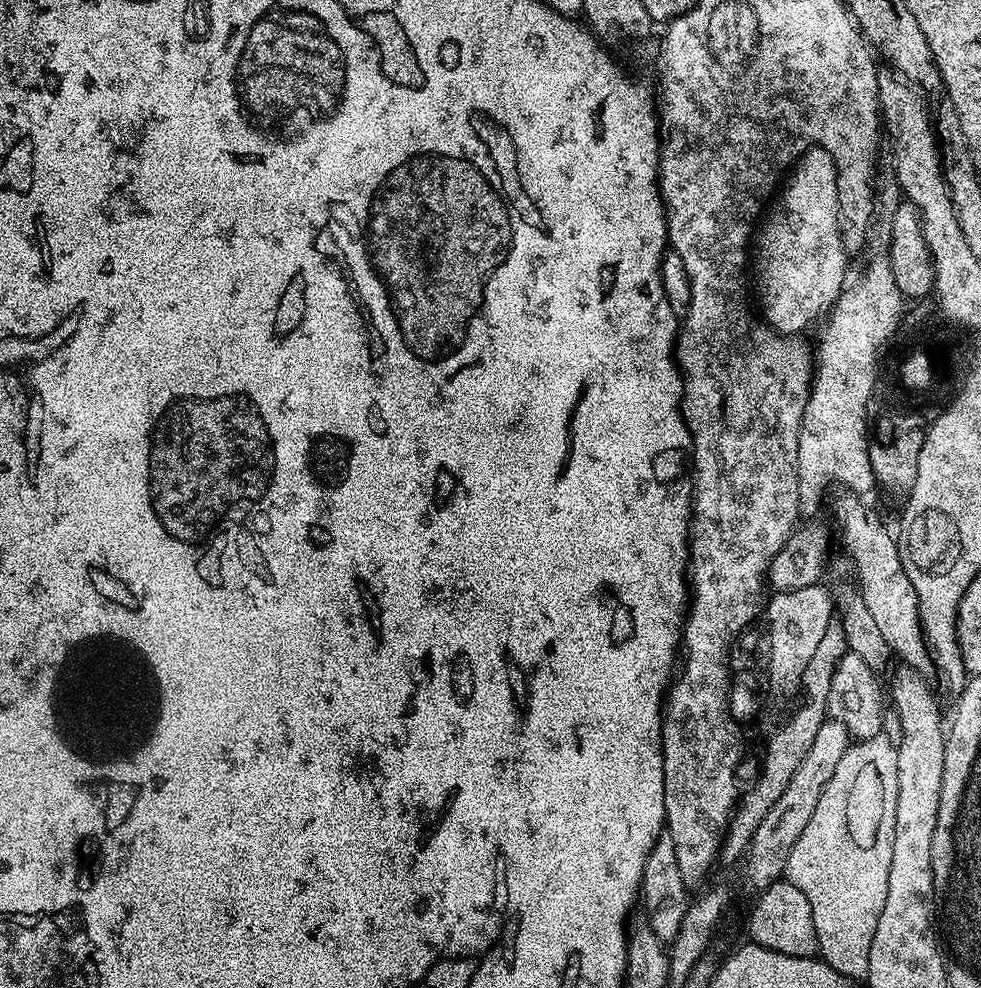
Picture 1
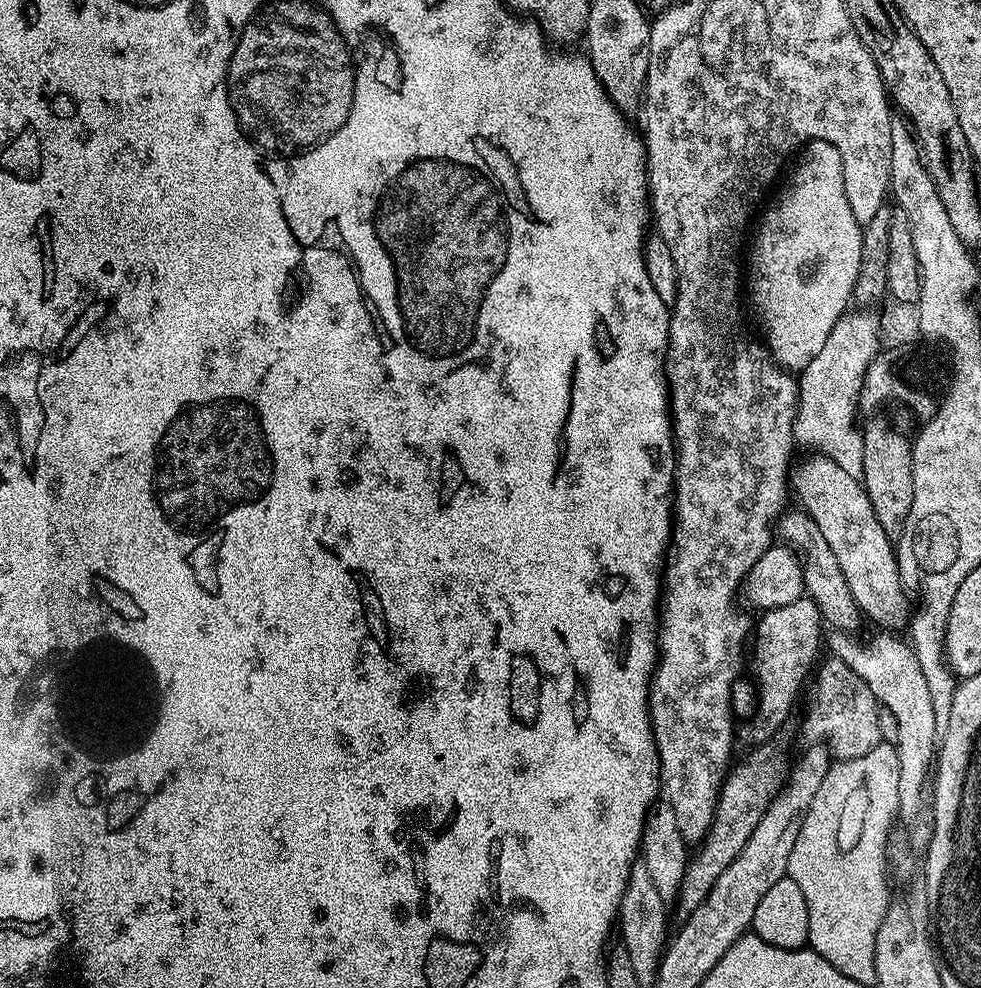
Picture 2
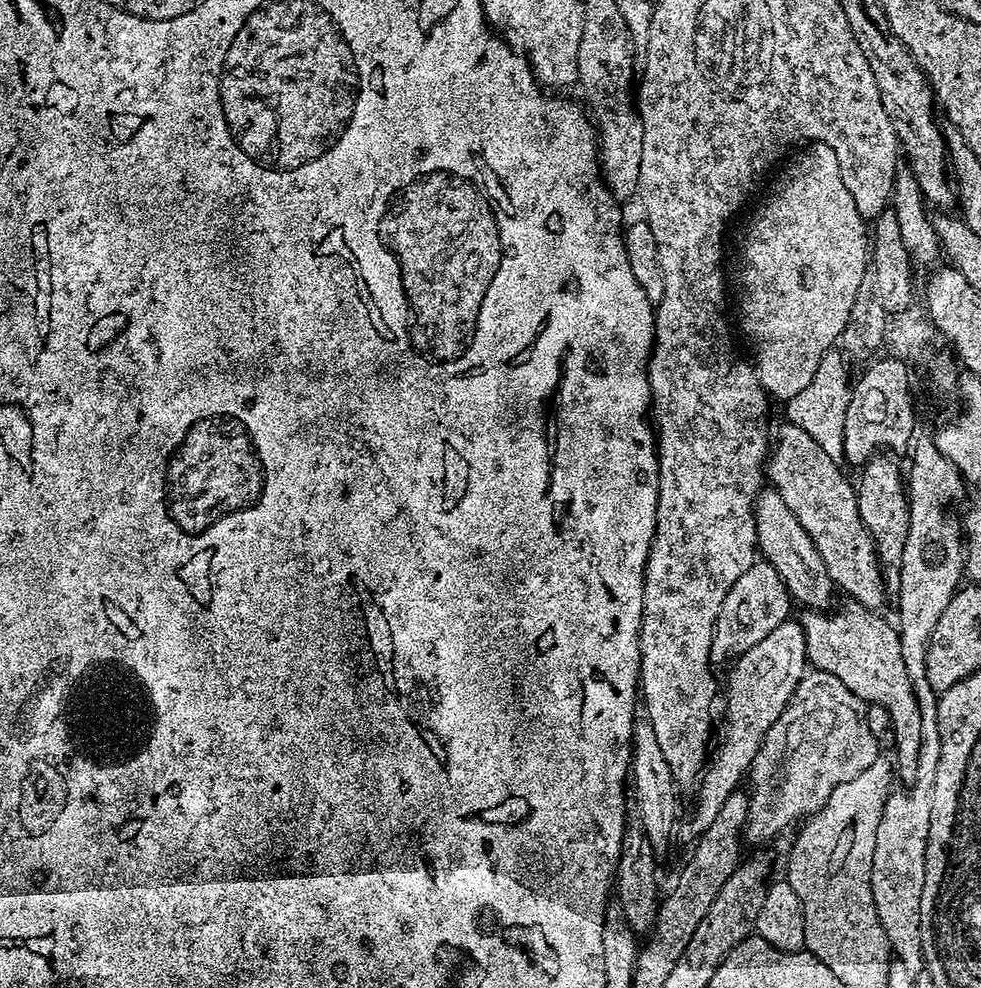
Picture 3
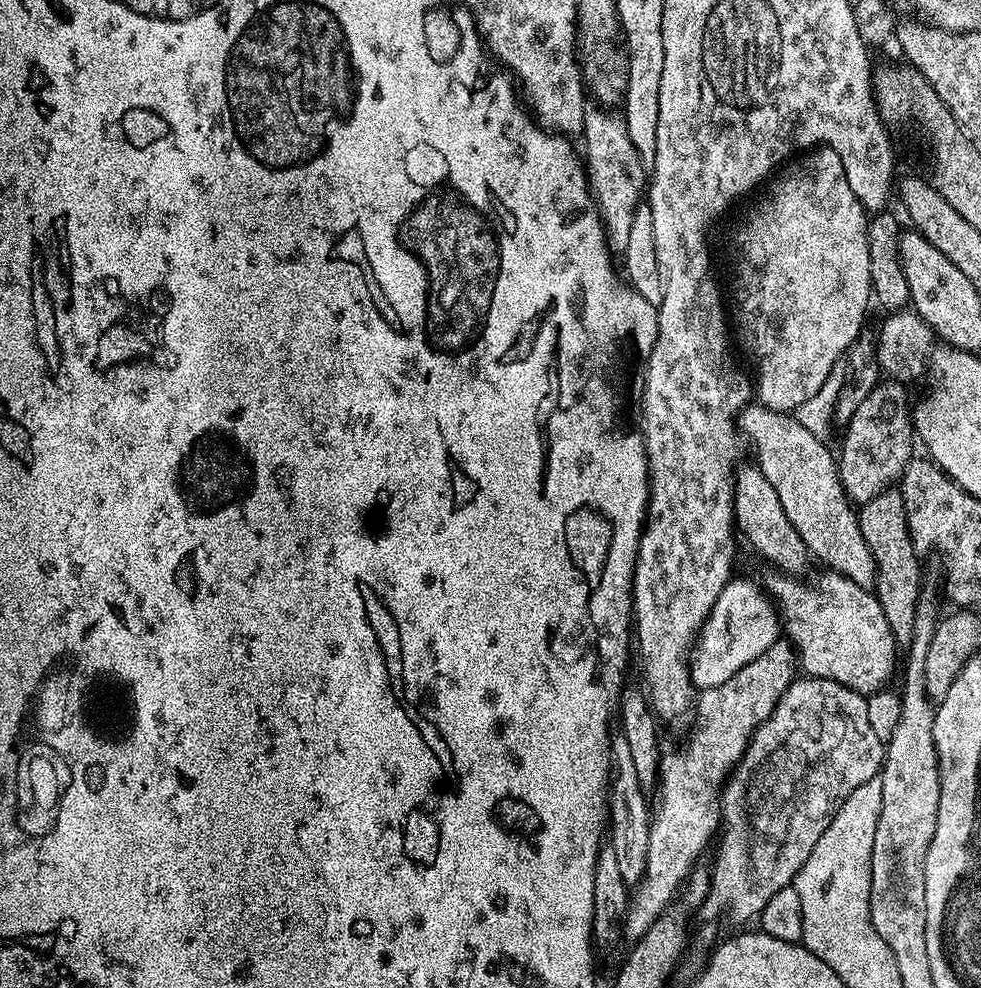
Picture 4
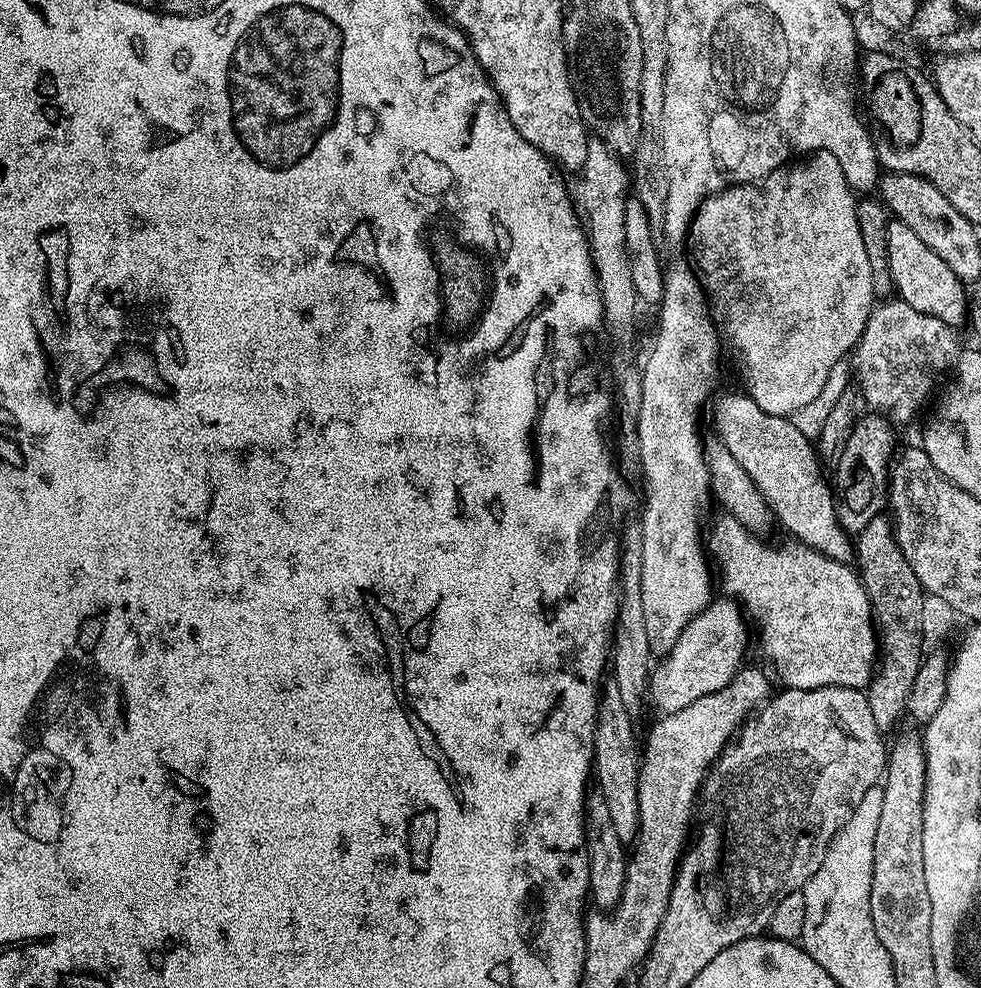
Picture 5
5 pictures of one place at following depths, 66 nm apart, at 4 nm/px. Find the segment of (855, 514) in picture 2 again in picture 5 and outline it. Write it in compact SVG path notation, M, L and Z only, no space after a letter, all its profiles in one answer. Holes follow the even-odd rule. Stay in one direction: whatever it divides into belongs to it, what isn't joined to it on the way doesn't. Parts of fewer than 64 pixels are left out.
M728 392L717 402L716 409L712 412L712 420L716 423L715 435L725 444L726 450L733 455L738 465L746 470L746 474L756 484L762 498L768 504L775 523L781 524L788 531L789 537L835 560L851 561L854 556L854 544L848 533L842 530L836 517L834 492L829 481L827 484L820 473L822 461L816 455L813 441L804 436L789 417L766 414L766 410L758 406L758 402L754 402L746 394L737 392Z

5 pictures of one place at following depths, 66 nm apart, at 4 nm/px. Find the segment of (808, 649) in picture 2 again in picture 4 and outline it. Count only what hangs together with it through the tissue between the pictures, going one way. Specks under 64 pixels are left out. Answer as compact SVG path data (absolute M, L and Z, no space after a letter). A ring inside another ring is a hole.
M779 638L774 642L774 646L770 646L770 650L766 650L766 654L758 654L754 662L746 662L746 666L742 666L742 670L738 670L734 678L722 682L722 686L706 688L699 693L698 703L694 708L696 729L693 730L692 737L685 742L684 748L676 748L673 752L665 751L660 758L660 801L657 804L655 801L650 812L652 825L650 850L646 852L646 870L639 884L635 885L634 895L629 899L628 913L624 919L624 936L630 938L629 941L635 942L646 934L646 930L654 926L654 922L668 909L669 904L677 899L682 885L687 881L692 869L697 867L699 860L696 859L703 854L704 847L711 838L713 841L721 825L720 793L724 791L728 777L736 771L736 766L744 757L748 743L758 726L762 726L762 722L770 718L770 714L797 676L798 653L787 639Z

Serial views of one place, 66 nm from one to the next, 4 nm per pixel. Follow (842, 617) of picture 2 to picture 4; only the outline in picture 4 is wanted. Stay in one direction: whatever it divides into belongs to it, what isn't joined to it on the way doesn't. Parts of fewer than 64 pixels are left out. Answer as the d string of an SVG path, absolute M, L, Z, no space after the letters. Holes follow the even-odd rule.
M755 464L737 467L734 472L735 516L737 529L748 538L751 546L766 560L774 564L779 571L787 575L801 575L805 570L810 553L786 515L777 491Z

